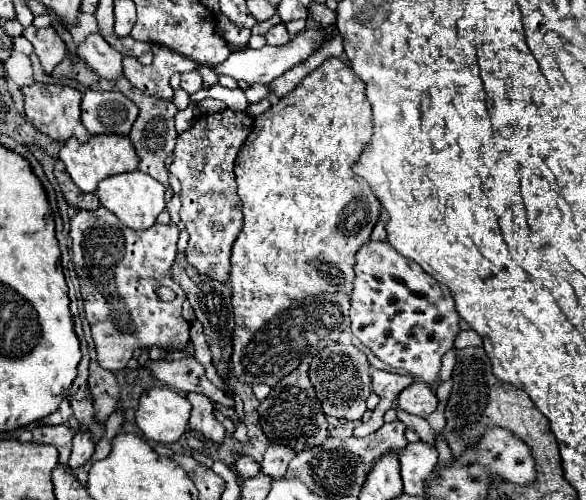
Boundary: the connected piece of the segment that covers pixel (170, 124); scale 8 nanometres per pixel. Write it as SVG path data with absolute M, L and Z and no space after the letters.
M124 77L114 81L114 83L108 83L108 85L110 85L108 89L122 91L140 109L140 115L138 115L138 119L132 125L132 131L128 135L132 145L134 145L134 149L136 149L136 155L140 159L138 169L148 173L148 175L152 175L154 179L158 179L164 187L170 187L170 183L168 183L168 169L166 169L164 161L176 147L176 137L178 137L178 133L174 129L174 115L178 113L176 105L172 101L166 101L166 99L152 99L152 95L144 95L144 91L132 87L132 83L128 83L128 79L124 79Z

